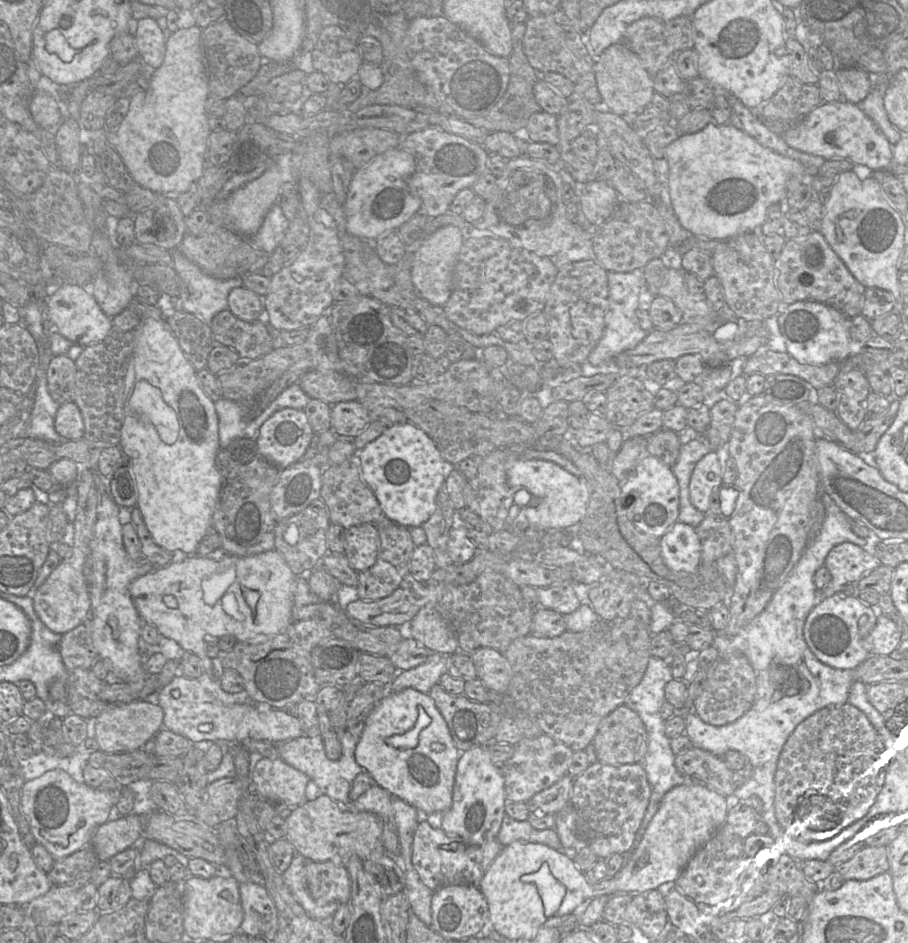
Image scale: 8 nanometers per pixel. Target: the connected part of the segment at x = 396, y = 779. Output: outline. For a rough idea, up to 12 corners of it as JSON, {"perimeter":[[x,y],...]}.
{"perimeter":[[386,692],[355,759],[420,813],[452,806],[460,753],[432,697]]}

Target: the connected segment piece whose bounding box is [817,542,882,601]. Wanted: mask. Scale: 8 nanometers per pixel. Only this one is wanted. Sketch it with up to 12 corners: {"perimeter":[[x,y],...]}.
{"perimeter":[[853,543],[833,547],[824,563],[832,580],[817,601],[836,594],[880,565]]}

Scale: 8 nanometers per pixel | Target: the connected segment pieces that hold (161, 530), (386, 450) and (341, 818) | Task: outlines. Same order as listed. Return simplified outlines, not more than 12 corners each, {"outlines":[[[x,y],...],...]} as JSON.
{"outlines":[[[141,319],[119,446],[158,546],[193,555],[224,482],[215,402]],[[410,422],[358,451],[384,516],[407,528],[433,514],[449,468]],[[324,794],[292,808],[285,839],[307,860],[385,853],[371,812]]]}

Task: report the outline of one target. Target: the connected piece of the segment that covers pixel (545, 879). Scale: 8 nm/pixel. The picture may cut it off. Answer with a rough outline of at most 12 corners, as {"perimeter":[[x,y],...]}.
{"perimeter":[[547,863],[521,880],[536,885],[547,918],[557,913],[566,888]]}

